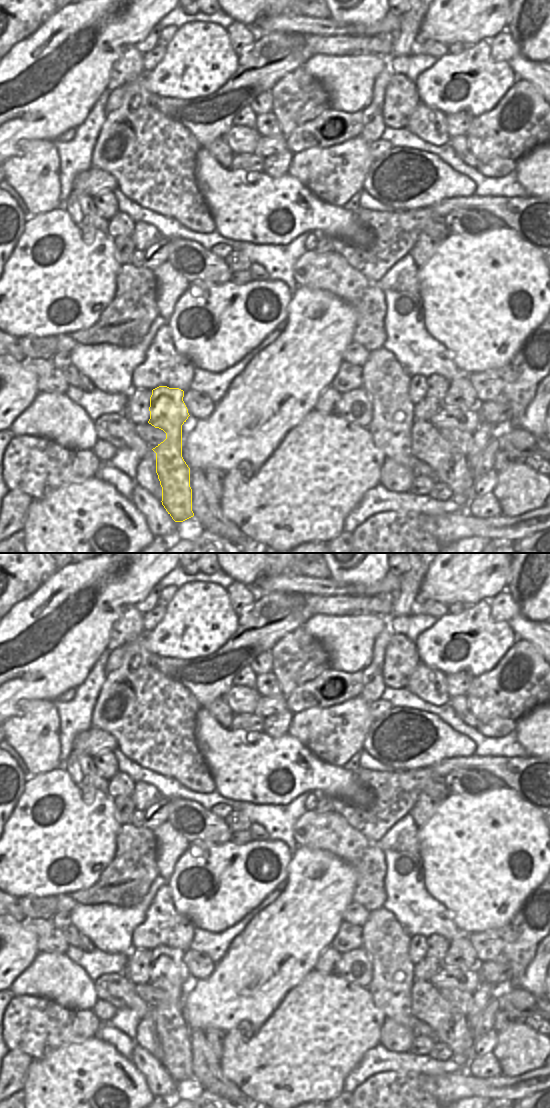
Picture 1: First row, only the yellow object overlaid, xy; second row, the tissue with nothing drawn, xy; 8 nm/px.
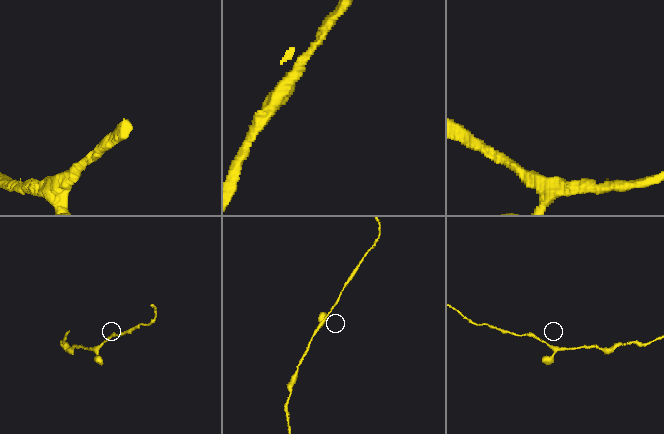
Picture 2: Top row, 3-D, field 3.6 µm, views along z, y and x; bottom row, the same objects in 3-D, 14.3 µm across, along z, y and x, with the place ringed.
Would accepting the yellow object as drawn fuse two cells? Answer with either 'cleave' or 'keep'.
keep

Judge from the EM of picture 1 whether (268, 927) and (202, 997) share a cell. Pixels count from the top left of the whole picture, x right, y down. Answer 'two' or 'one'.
one

